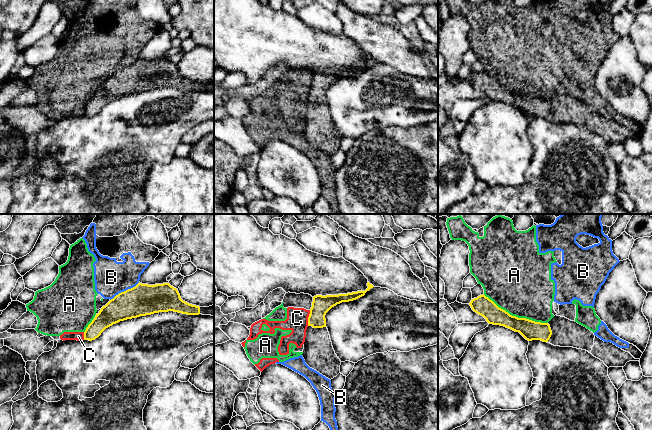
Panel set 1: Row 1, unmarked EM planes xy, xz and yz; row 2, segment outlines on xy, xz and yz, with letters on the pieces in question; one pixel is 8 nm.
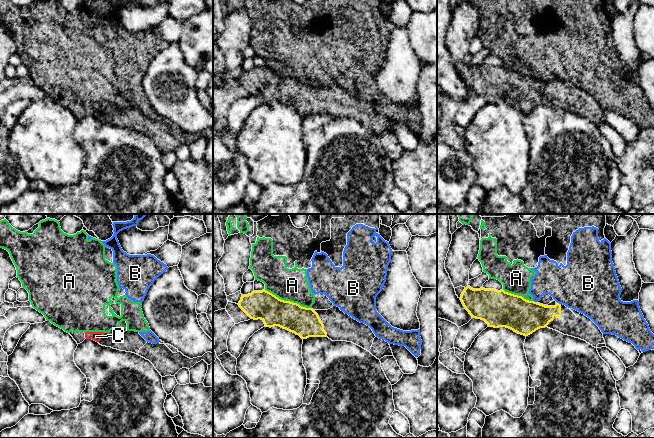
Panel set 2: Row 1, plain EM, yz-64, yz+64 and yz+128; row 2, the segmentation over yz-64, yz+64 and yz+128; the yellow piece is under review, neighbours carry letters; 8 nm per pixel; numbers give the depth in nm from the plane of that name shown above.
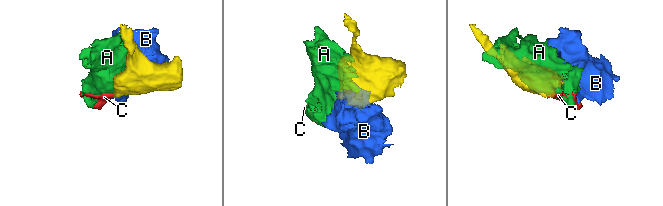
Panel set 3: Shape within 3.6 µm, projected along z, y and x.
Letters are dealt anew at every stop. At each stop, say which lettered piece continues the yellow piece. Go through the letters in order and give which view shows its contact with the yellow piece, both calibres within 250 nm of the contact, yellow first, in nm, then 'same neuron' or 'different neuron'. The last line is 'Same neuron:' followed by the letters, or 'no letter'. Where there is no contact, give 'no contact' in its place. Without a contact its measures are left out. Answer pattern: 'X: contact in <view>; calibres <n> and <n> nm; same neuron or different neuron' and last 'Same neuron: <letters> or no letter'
A: contact in yz; calibres 160 and 480 nm; different neuron
B: contact in xy; calibres 260 and 280 nm; different neuron
C: contact in xz; calibres 150 and 180 nm; different neuron
Same neuron: no letter

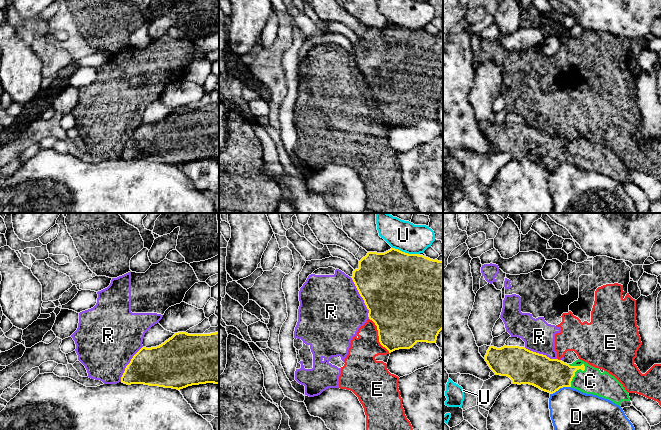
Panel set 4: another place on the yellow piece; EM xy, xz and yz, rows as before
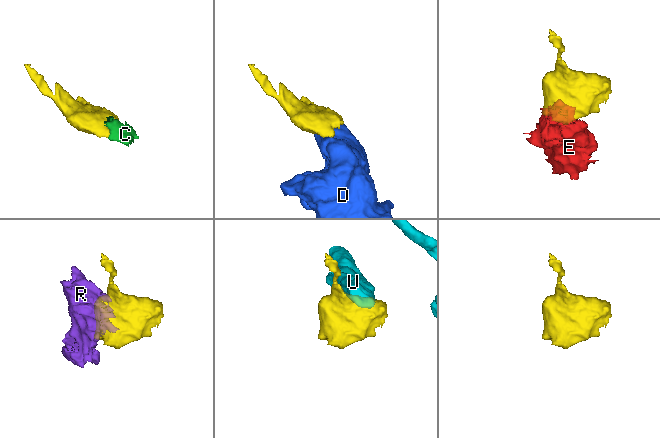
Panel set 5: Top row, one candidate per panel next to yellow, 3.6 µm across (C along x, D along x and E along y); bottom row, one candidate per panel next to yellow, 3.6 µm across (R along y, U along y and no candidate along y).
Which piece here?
C: contact in yz; calibres 260 and 200 nm; same neuron
D: contact in yz; calibres 260 and 380 nm; different neuron
E: contact in xz; calibres 460 and 220 nm; different neuron
R: contact in xz; calibres 500 and 480 nm; different neuron
U: contact in xz; calibres 500 and 240 nm; different neuron
Same neuron: C

